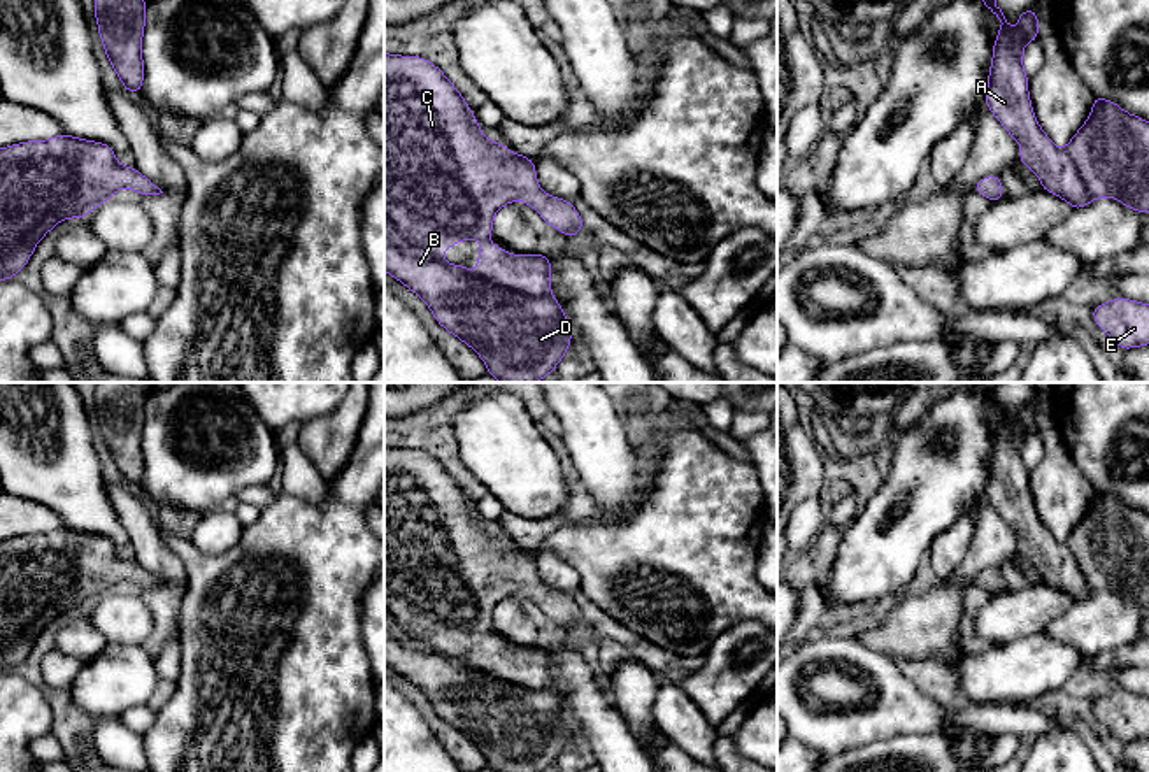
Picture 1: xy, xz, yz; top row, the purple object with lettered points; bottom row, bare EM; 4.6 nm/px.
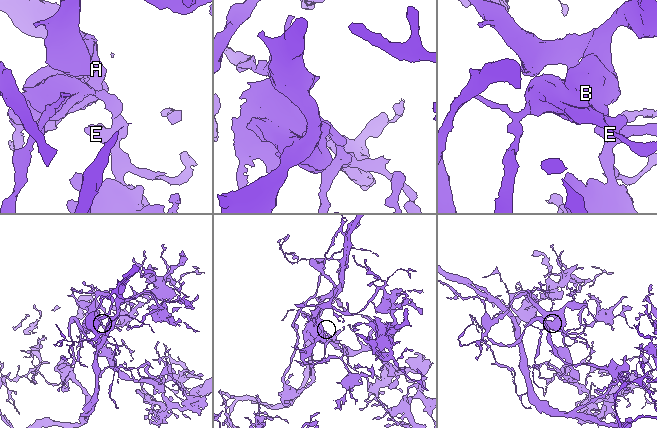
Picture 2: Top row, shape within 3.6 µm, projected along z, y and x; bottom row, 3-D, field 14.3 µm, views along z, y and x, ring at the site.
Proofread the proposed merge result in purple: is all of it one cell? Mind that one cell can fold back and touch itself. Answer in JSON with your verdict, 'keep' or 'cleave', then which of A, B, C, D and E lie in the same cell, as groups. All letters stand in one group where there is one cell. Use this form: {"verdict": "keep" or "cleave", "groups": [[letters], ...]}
{"verdict": "keep", "groups": [["A", "B", "C", "D", "E"]]}

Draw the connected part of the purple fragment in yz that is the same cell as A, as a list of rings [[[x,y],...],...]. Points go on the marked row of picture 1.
[[[982,0],[1000,19],[996,40],[993,44],[993,61],[988,75],[986,107],[1010,133],[1023,149],[1017,161],[1026,165],[1040,179],[1040,188],[1067,200],[1074,211],[1086,207],[1091,200],[1112,197],[1124,207],[1140,214],[1149,214],[1149,121],[1123,111],[1117,104],[1093,95],[1093,111],[1086,123],[1072,137],[1065,149],[1058,149],[1038,126],[1033,114],[1028,75],[1023,68],[1023,53],[1031,40],[1038,40],[1038,18],[1028,7],[1019,14],[1017,26],[1023,44],[1017,46],[1012,25],[1005,19],[996,0]]]

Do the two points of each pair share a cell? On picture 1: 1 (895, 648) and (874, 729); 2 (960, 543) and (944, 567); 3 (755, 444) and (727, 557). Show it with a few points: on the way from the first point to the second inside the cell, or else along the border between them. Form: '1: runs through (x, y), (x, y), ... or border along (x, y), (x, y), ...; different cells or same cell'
1: border along (855, 641), (879, 651), (895, 664); different cells
2: runs through (955, 548), (944, 562); same cell
3: border along (749, 460), (758, 476); different cells

